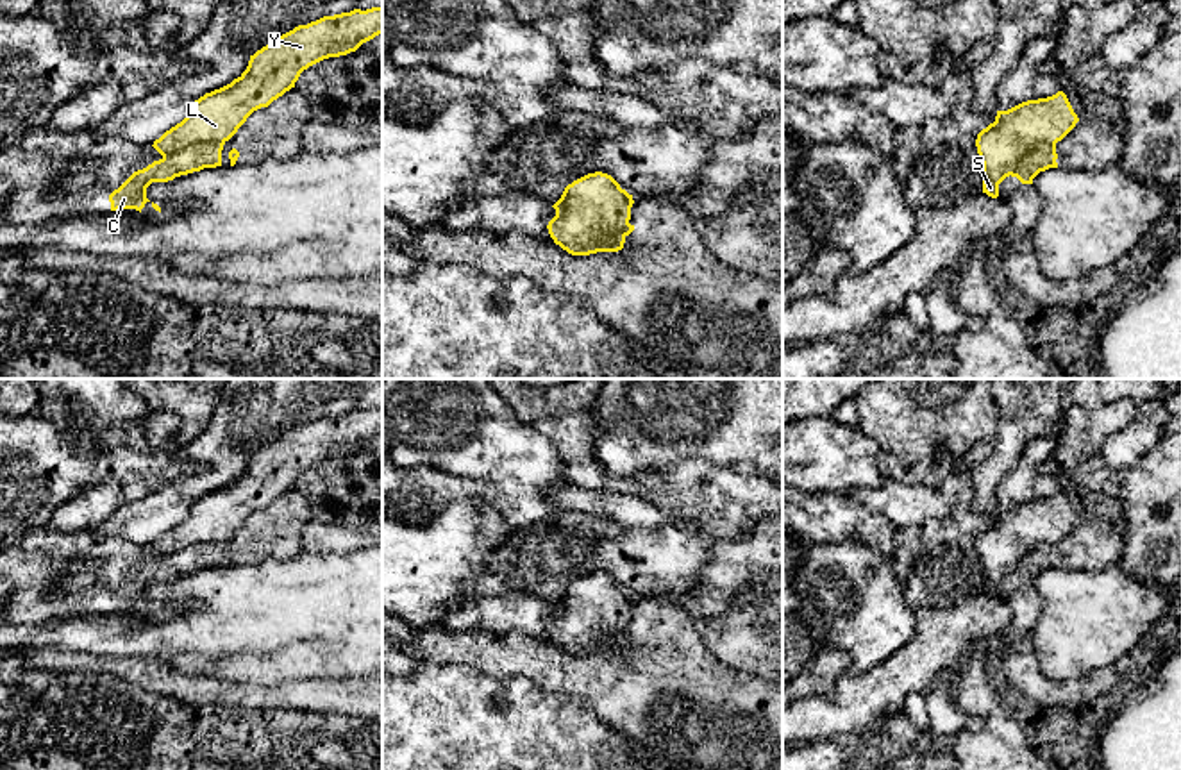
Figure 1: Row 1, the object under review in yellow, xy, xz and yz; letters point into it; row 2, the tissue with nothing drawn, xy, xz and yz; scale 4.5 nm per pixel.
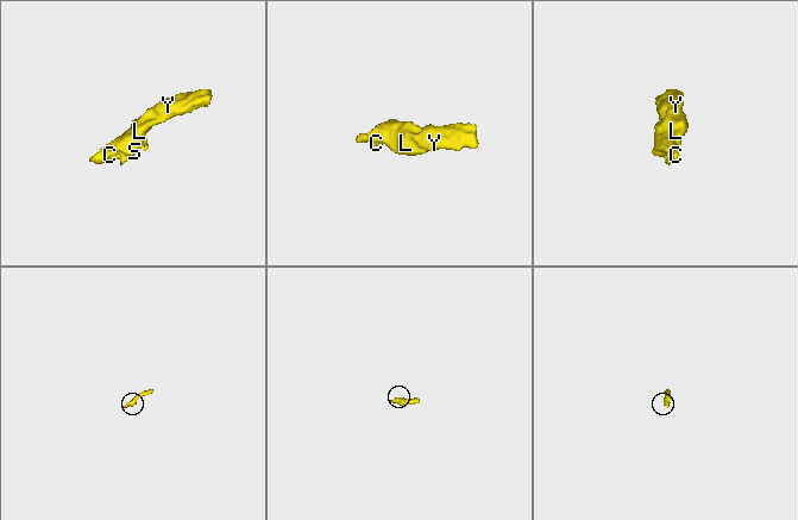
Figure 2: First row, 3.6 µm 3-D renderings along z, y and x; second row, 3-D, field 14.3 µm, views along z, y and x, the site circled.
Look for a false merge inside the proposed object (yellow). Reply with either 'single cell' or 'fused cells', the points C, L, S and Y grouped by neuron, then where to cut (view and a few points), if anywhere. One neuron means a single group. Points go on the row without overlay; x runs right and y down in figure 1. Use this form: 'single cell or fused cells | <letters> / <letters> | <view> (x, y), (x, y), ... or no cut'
fused cells | C / L S Y | xy (224, 542), (197, 542), (163, 556)

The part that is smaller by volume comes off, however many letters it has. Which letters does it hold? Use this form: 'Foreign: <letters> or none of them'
Foreign: C

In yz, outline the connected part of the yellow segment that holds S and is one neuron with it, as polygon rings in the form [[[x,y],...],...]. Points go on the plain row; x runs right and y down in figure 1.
[[[1063,491],[997,511],[995,522],[976,540],[983,563],[983,593],[997,598],[999,584],[1015,572],[1031,548],[1061,541],[1077,522]]]

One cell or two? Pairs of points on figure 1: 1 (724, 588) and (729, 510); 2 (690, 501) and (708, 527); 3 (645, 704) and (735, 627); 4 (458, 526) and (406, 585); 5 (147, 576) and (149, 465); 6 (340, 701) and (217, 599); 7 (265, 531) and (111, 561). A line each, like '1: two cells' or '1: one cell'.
1: two cells
2: one cell
3: two cells
4: one cell
5: two cells
6: two cells
7: one cell

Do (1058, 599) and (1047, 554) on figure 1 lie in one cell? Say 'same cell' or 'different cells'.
different cells

